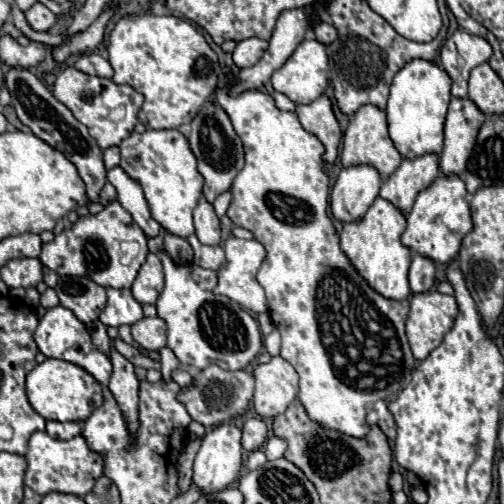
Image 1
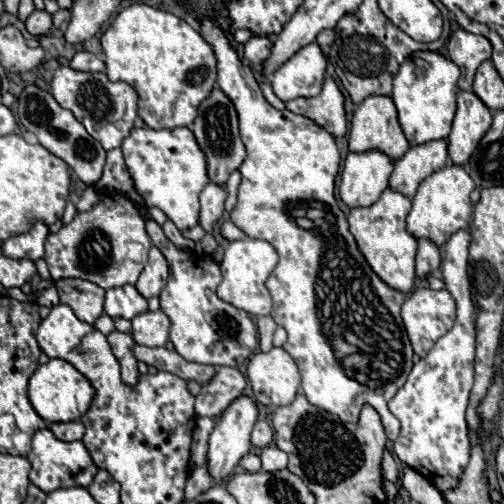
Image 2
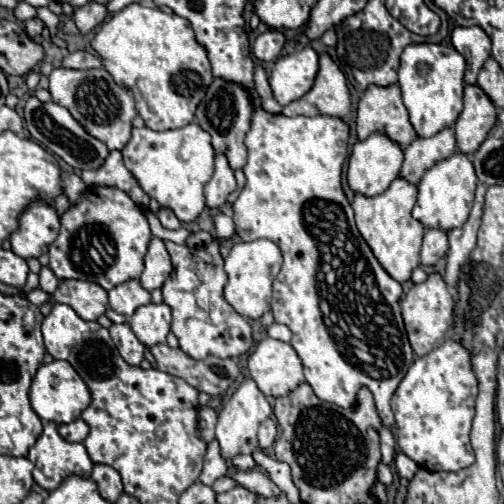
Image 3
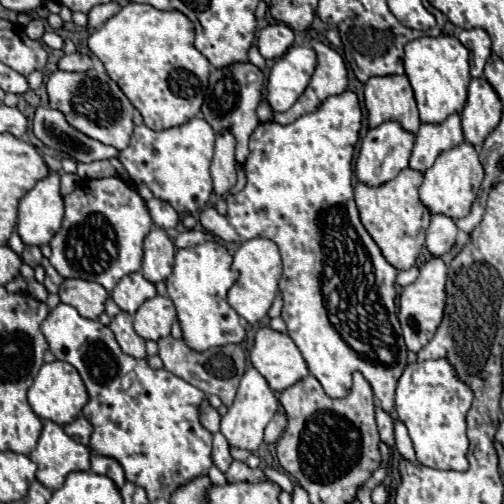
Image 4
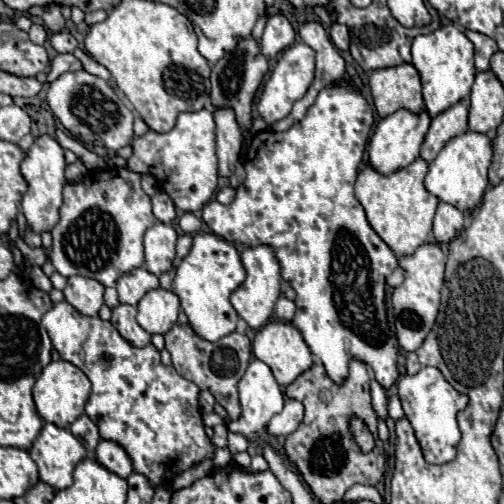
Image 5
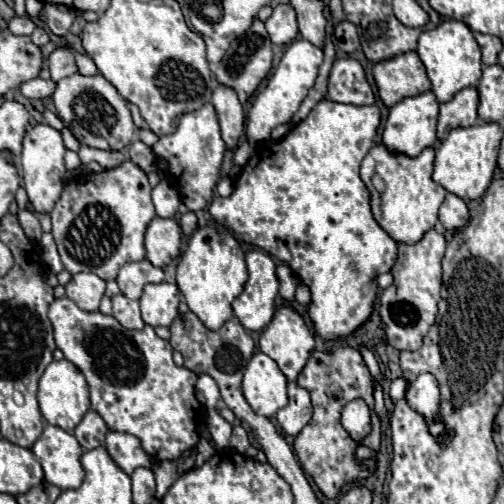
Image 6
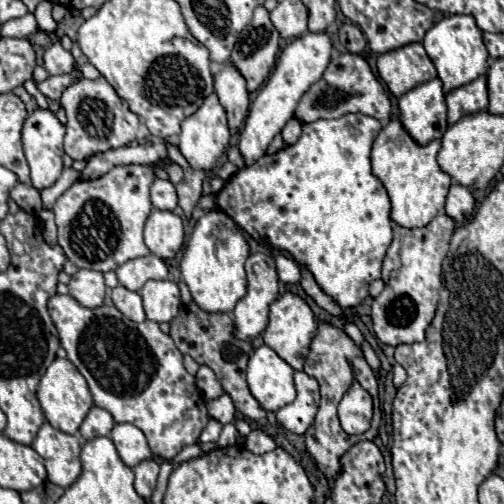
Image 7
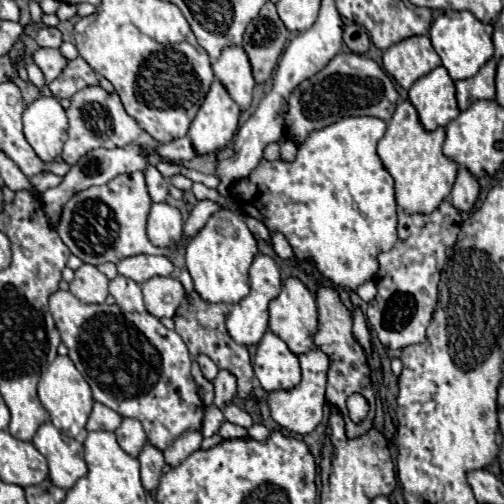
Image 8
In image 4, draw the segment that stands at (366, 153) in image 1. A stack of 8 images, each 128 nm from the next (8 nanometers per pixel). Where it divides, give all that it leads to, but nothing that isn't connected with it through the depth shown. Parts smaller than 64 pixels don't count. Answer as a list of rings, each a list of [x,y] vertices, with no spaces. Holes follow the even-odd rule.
[[[406,76],[370,78],[364,86],[364,104],[368,112],[368,128],[376,128],[388,120],[398,122],[412,134],[420,128],[414,92]]]

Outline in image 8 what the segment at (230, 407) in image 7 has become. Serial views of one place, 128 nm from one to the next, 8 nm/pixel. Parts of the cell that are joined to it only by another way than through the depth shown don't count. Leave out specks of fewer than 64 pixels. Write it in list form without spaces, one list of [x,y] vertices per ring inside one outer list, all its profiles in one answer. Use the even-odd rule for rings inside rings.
[[[220,370],[214,380],[214,406],[222,410],[232,402],[234,394],[236,394],[236,378],[230,372]]]

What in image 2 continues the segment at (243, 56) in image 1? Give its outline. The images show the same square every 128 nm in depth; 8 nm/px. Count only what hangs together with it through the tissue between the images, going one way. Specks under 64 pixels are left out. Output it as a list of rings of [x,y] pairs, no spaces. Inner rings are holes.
[[[252,36],[246,44],[244,44],[244,58],[252,64],[260,64],[268,58],[272,50],[272,42],[266,36]]]

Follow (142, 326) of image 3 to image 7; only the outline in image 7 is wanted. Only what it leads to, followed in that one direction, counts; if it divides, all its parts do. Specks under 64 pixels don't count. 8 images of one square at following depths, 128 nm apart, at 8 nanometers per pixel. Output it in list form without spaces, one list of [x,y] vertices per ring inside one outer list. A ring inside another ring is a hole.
[[[148,280],[140,290],[148,320],[170,322],[180,310],[180,290],[170,280]]]

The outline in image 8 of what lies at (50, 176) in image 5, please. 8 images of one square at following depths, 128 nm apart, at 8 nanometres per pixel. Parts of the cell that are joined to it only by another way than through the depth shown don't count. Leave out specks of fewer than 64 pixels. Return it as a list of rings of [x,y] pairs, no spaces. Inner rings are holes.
[[[40,96],[22,114],[24,136],[34,148],[36,156],[52,162],[62,154],[68,120],[66,112],[54,96]]]

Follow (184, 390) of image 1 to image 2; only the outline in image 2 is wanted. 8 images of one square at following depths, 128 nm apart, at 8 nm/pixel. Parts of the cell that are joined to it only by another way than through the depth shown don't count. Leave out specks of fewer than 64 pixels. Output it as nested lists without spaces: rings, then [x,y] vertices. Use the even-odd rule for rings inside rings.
[[[218,366],[210,382],[202,384],[200,394],[196,396],[196,416],[218,418],[232,400],[244,394],[246,376],[238,368]]]

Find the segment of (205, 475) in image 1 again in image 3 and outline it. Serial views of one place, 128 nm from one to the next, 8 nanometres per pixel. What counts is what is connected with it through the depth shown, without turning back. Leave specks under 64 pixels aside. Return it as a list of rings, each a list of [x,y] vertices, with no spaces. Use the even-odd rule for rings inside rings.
[[[244,380],[238,390],[230,394],[230,398],[224,400],[224,406],[218,414],[216,422],[216,440],[220,444],[220,454],[224,456],[226,462],[238,454],[252,454],[258,448],[258,426],[272,416],[272,408],[264,394],[258,390],[254,380]]]

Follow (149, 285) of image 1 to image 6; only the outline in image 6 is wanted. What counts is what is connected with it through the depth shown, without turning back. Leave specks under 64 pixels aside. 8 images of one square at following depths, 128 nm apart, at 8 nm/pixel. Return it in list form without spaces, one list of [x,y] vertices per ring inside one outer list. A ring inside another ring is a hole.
[[[156,216],[150,222],[146,230],[144,246],[146,246],[146,258],[156,268],[168,266],[178,256],[180,244],[182,244],[182,230],[176,220]]]

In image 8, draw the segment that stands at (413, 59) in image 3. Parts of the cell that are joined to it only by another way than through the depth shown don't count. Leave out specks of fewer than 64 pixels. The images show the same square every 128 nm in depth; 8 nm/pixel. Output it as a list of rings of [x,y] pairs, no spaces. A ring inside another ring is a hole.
[[[462,10],[462,12],[444,12],[442,16],[438,16],[432,22],[432,28],[430,28],[430,42],[436,50],[436,54],[440,56],[442,66],[448,70],[448,74],[454,82],[476,76],[478,70],[494,54],[492,24],[484,24],[478,18],[466,18],[466,10]]]

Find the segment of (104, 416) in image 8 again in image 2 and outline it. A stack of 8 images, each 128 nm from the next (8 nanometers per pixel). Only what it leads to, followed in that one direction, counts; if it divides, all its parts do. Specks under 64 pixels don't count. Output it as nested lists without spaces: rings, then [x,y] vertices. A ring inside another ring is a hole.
[[[66,422],[66,424],[50,424],[48,426],[50,432],[64,442],[72,442],[72,440],[82,440],[84,436],[84,424],[82,422]]]

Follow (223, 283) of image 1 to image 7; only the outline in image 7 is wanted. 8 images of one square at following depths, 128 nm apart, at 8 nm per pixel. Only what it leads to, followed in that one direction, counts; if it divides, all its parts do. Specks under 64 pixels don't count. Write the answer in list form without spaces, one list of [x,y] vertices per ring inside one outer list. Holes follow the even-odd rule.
[[[262,252],[250,254],[246,260],[248,292],[234,308],[236,336],[252,340],[268,326],[268,308],[278,298],[278,274],[274,258]]]

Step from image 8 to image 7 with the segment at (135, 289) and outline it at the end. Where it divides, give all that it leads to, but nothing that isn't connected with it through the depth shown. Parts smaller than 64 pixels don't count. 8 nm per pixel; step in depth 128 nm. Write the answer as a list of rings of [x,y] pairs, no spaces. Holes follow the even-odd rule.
[[[116,286],[112,290],[112,302],[128,320],[132,320],[132,322],[146,320],[146,314],[142,310],[142,298],[136,292],[126,290],[124,286]]]

